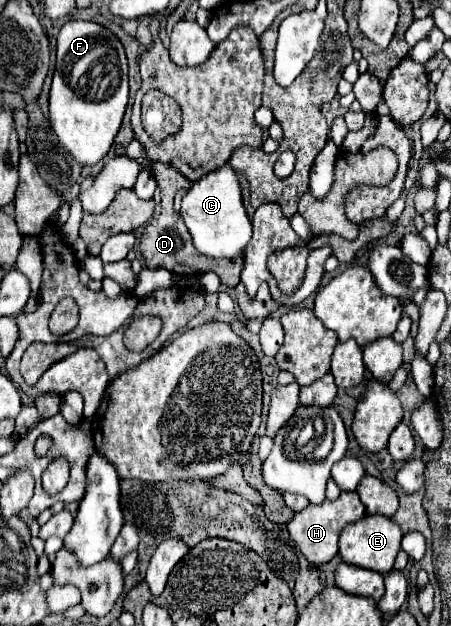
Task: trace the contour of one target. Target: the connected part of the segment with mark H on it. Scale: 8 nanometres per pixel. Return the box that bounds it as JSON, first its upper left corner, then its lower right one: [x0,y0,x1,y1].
[288,491,366,563]

